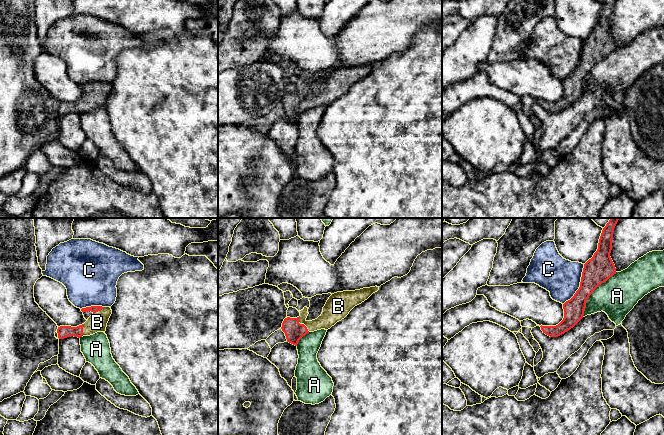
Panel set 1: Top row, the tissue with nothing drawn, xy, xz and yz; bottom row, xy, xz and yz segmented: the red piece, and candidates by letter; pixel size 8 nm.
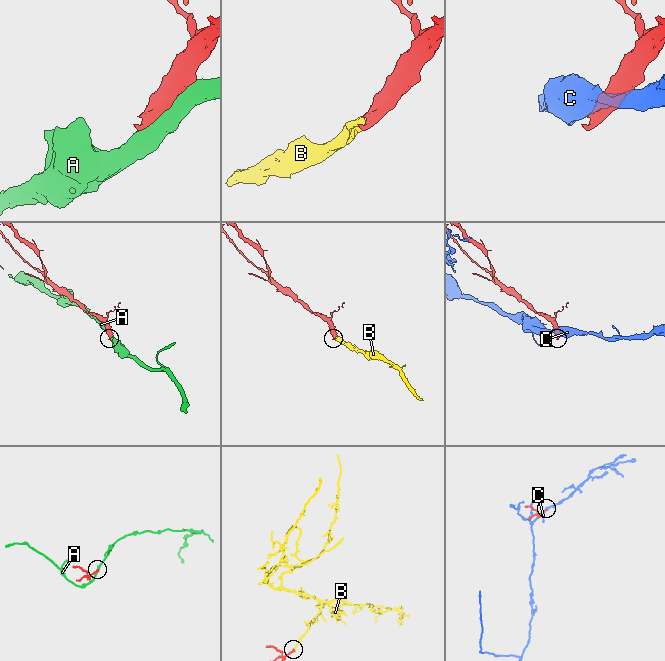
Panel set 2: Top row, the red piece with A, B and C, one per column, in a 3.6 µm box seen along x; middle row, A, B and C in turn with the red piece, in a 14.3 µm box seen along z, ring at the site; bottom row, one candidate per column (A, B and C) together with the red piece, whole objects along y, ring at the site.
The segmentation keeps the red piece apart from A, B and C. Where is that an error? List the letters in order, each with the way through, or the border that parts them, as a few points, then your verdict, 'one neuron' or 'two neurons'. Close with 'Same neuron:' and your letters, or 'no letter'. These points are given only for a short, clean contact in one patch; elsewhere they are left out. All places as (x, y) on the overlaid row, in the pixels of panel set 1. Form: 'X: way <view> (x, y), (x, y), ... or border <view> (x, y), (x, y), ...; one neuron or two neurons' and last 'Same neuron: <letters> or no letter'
A: two neurons
B: way xz (294, 331), (302, 324), (318, 324), (331, 314); one neuron
C: two neurons
Same neuron: B

